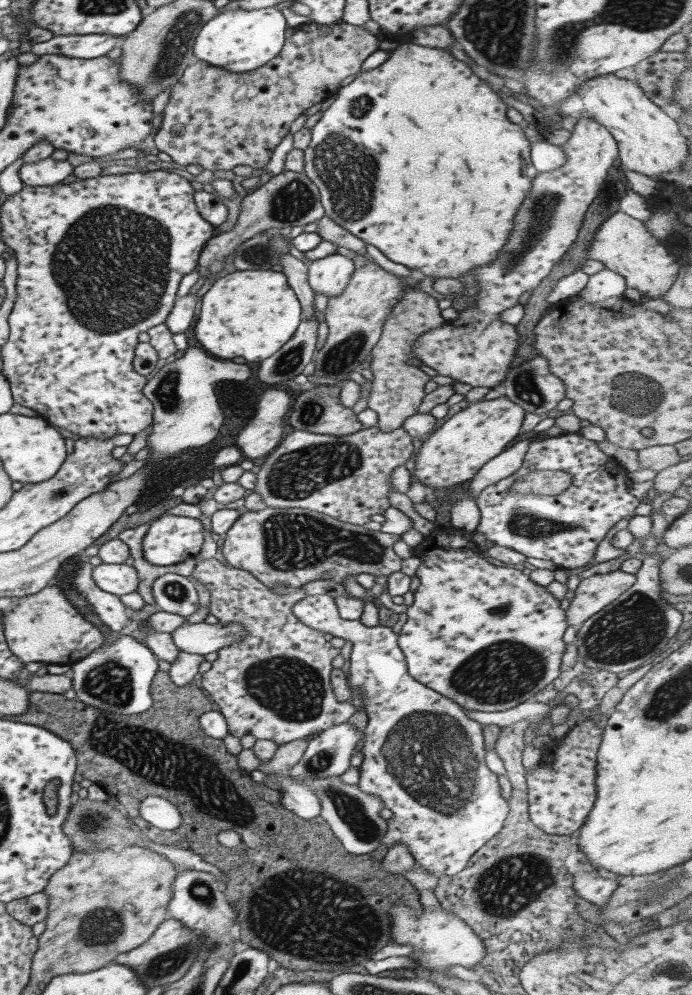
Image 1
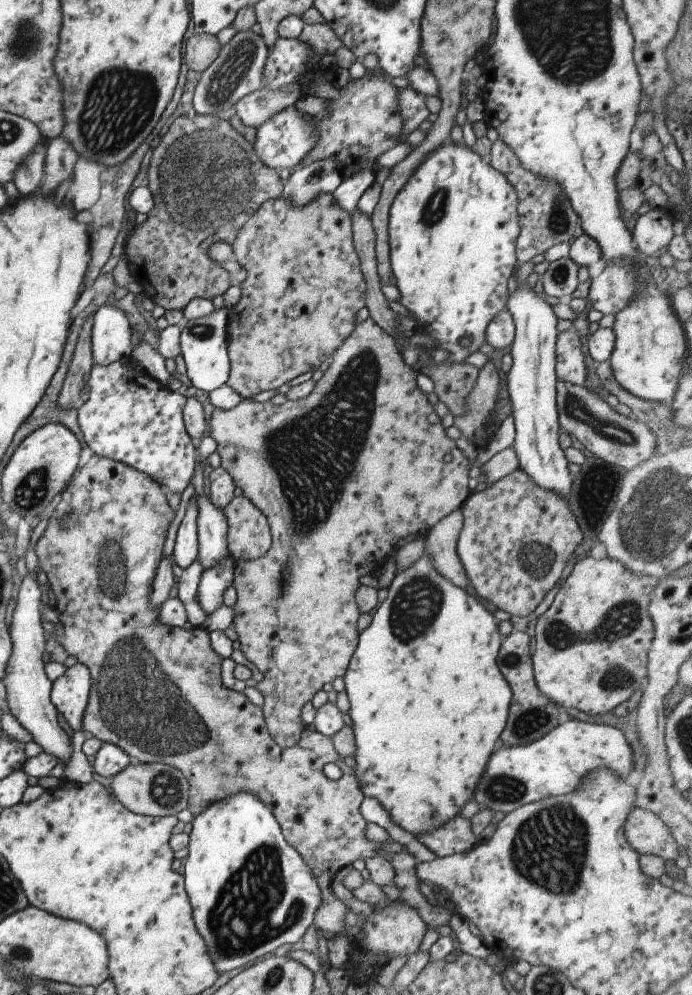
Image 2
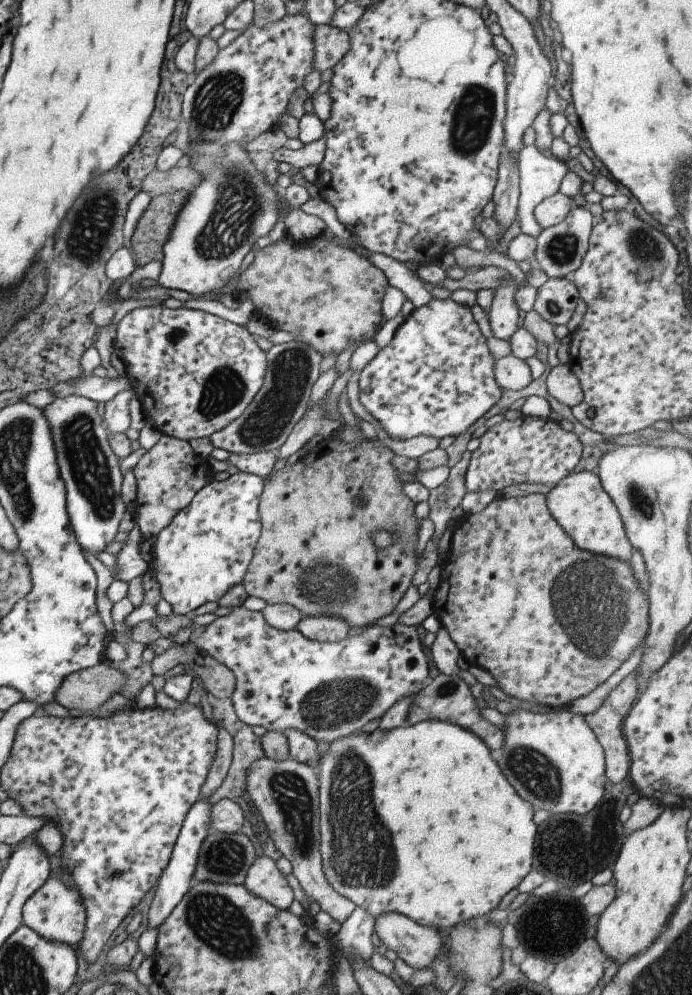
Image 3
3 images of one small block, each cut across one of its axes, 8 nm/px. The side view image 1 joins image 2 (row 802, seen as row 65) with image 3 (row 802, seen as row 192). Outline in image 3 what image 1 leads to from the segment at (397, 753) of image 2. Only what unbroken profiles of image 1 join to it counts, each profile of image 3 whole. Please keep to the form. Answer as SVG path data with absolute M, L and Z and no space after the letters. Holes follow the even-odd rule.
M421 721L414 725L398 726L388 731L375 729L370 734L354 733L344 739L327 743L329 752L320 754L318 782L319 848L322 856L322 871L339 895L363 908L371 916L379 913L397 912L417 924L437 928L437 930L469 921L475 917L487 916L499 904L499 900L525 878L531 870L533 836L537 826L531 822L531 806L523 802L509 782L499 772L497 764L491 760L485 744L467 729L445 721Z

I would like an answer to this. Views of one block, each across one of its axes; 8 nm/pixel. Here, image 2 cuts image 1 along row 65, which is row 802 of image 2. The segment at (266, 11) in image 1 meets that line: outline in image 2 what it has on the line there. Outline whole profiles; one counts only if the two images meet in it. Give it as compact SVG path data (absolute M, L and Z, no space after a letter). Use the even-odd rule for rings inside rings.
M239 791L238 793L211 802L204 807L199 813L193 816L189 828L191 829L191 833L188 835L187 856L182 860L180 873L184 881L185 893L192 909L193 923L205 945L208 947L208 954L220 974L228 970L233 970L233 968L239 968L239 966L243 966L246 962L251 962L251 960L264 954L272 954L274 950L277 950L283 944L290 945L299 942L307 928L313 923L316 911L322 906L322 895L308 865L302 860L297 850L285 841L284 834L272 810L256 795L247 793L246 791Z

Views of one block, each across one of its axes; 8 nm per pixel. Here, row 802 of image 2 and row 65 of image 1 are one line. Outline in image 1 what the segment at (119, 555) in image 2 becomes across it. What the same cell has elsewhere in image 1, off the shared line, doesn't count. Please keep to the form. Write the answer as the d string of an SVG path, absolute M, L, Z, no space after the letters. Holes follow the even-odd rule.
M308 23L295 29L283 42L276 58L259 69L229 73L202 61L187 66L181 78L171 86L169 99L162 110L163 119L153 138L157 151L165 152L173 162L184 167L197 164L213 171L245 165L259 171L269 162L275 146L288 134L289 124L309 106L330 96L339 82L359 72L365 58L378 49L376 36L346 23Z

